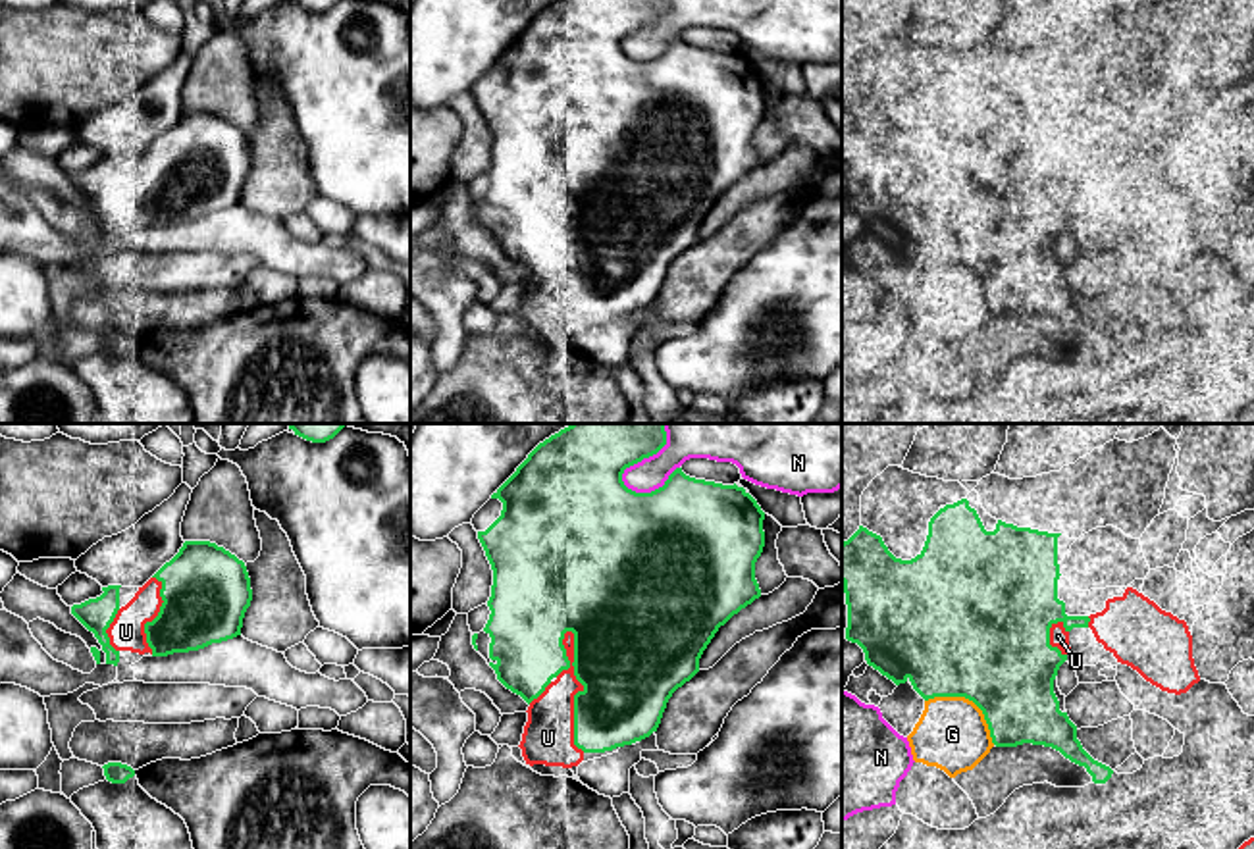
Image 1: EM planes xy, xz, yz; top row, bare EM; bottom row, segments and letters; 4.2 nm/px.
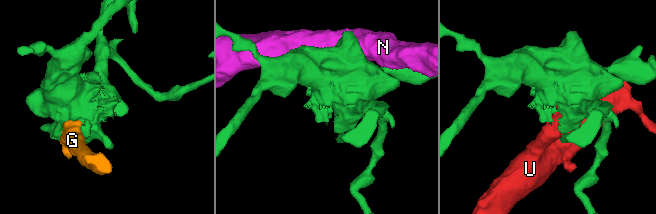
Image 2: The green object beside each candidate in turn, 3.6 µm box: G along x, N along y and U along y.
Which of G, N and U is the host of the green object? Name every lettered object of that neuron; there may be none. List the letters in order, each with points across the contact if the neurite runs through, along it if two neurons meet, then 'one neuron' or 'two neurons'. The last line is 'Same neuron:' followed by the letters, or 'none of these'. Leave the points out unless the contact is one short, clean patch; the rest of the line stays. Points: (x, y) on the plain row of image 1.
G: two neurons
N: two neurons
U: one neuron
Same neuron: U

